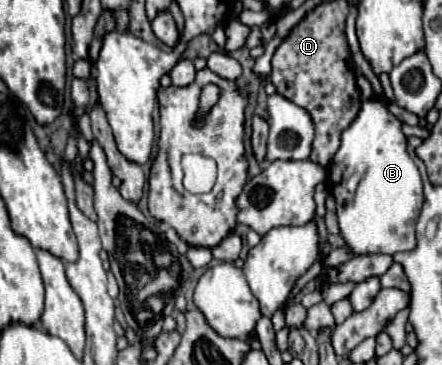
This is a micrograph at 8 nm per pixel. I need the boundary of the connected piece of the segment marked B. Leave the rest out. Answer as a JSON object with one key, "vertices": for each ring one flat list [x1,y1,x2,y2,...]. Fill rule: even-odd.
{"vertices":[[372,98,362,102,362,108,350,128,342,132,342,144,328,168,328,184,336,198,340,232,356,254,396,254,400,250,412,250,416,244,414,226,422,208,422,180,416,164,406,152,406,136,400,126,402,122,388,112,382,100]]}

